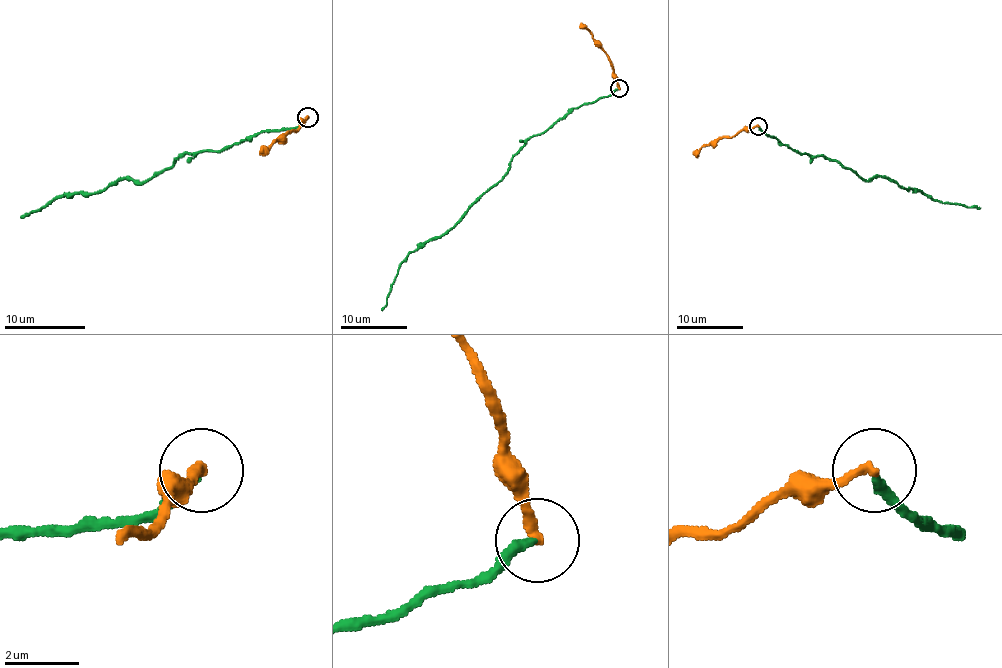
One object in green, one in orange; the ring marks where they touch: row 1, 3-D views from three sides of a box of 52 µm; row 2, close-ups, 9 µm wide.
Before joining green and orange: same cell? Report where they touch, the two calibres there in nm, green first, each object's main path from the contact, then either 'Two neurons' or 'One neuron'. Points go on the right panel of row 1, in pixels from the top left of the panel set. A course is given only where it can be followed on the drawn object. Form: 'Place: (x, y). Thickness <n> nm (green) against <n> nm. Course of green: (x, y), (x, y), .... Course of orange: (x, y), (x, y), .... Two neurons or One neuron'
Place: (758, 126). Thickness 260 nm (green) against 240 nm. Course of green: (759, 126), (799, 153), (839, 161), (867, 179), (887, 176), (899, 186), (917, 188), (943, 203), (981, 208). Course of orange: (759, 126), (744, 128), (732, 136), (704, 144), (692, 154). Two neurons

